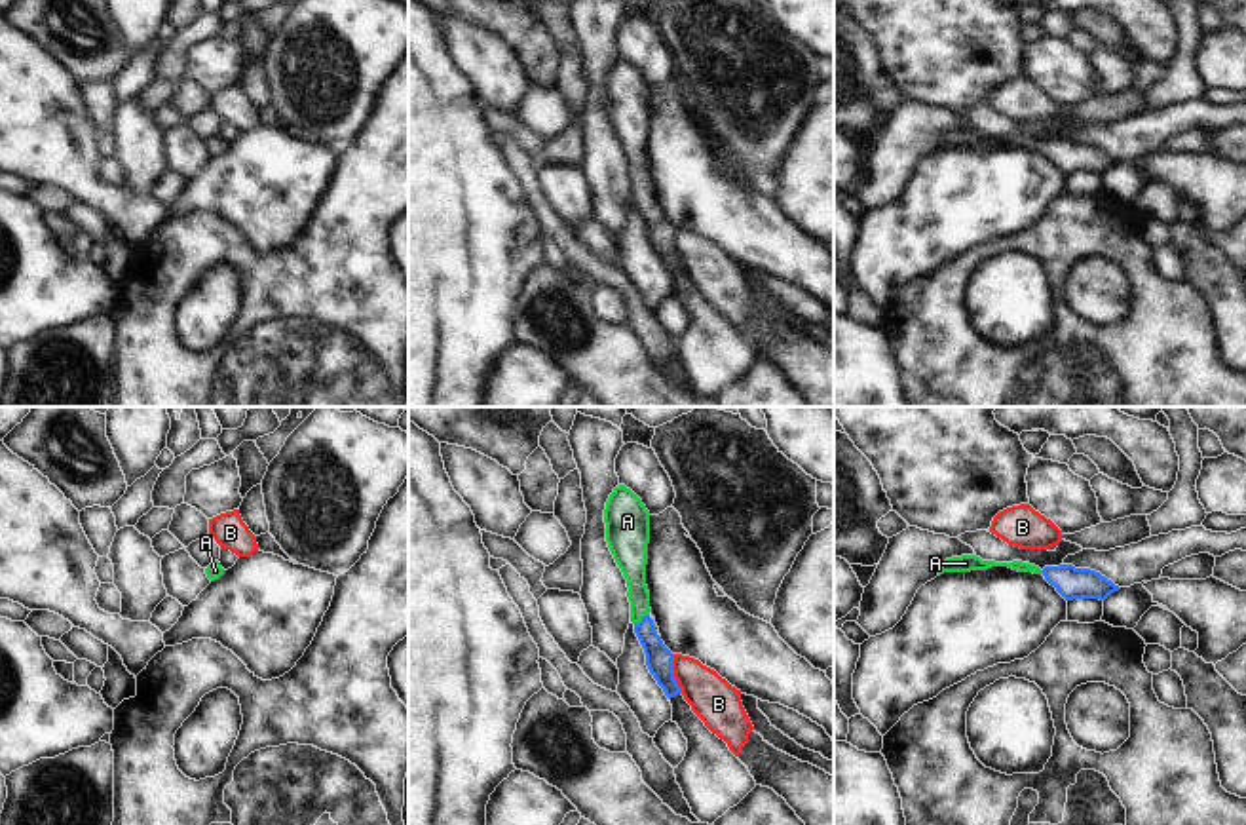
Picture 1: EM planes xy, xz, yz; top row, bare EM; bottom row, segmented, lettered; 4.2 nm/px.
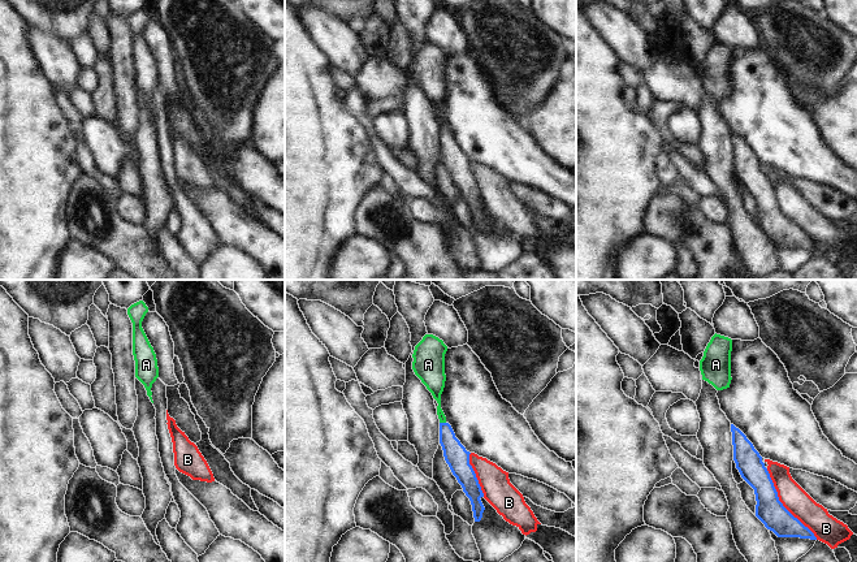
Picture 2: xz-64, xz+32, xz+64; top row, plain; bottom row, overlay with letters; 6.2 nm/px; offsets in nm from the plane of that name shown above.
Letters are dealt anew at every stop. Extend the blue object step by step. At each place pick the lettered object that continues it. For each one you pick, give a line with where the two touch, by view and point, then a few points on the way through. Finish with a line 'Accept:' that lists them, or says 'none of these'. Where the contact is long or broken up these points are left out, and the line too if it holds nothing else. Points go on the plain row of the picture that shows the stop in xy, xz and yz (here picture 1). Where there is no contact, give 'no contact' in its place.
A: contact xz (642, 194); way xz (660, 232), (642, 194), (633, 137)
Accept: A

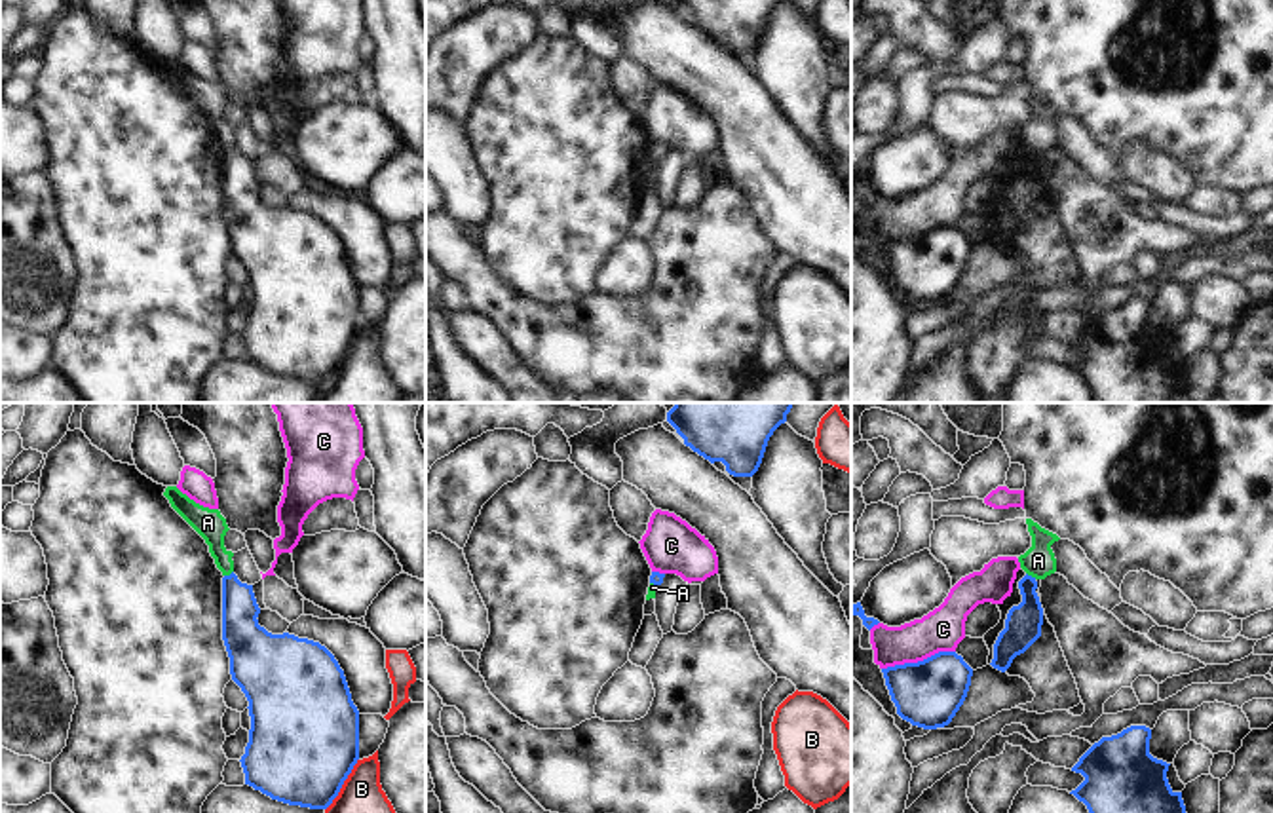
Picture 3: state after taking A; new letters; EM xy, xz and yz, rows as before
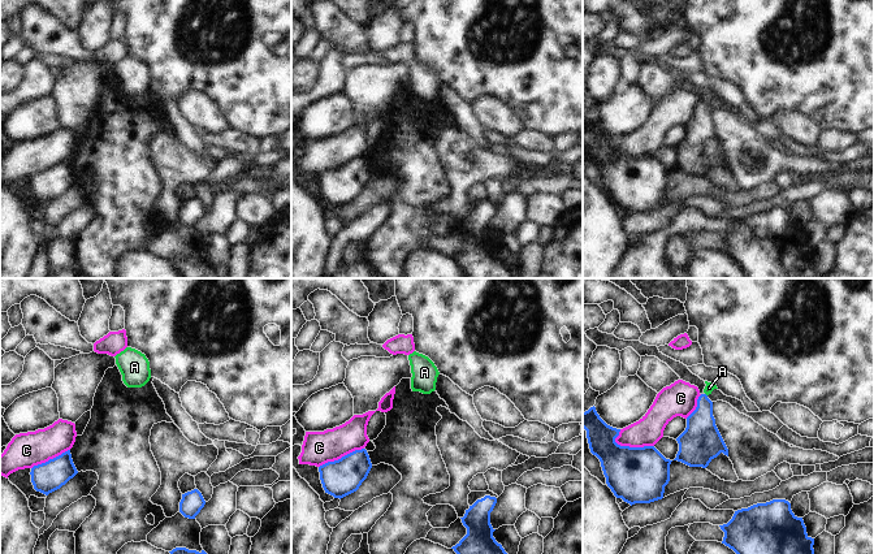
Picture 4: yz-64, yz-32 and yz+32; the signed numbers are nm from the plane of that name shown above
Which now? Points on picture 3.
Accept: none of these

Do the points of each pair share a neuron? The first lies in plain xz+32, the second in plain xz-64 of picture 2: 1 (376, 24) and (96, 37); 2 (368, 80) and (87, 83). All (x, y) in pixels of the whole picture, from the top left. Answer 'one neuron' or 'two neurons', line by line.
1: two neurons
2: one neuron

